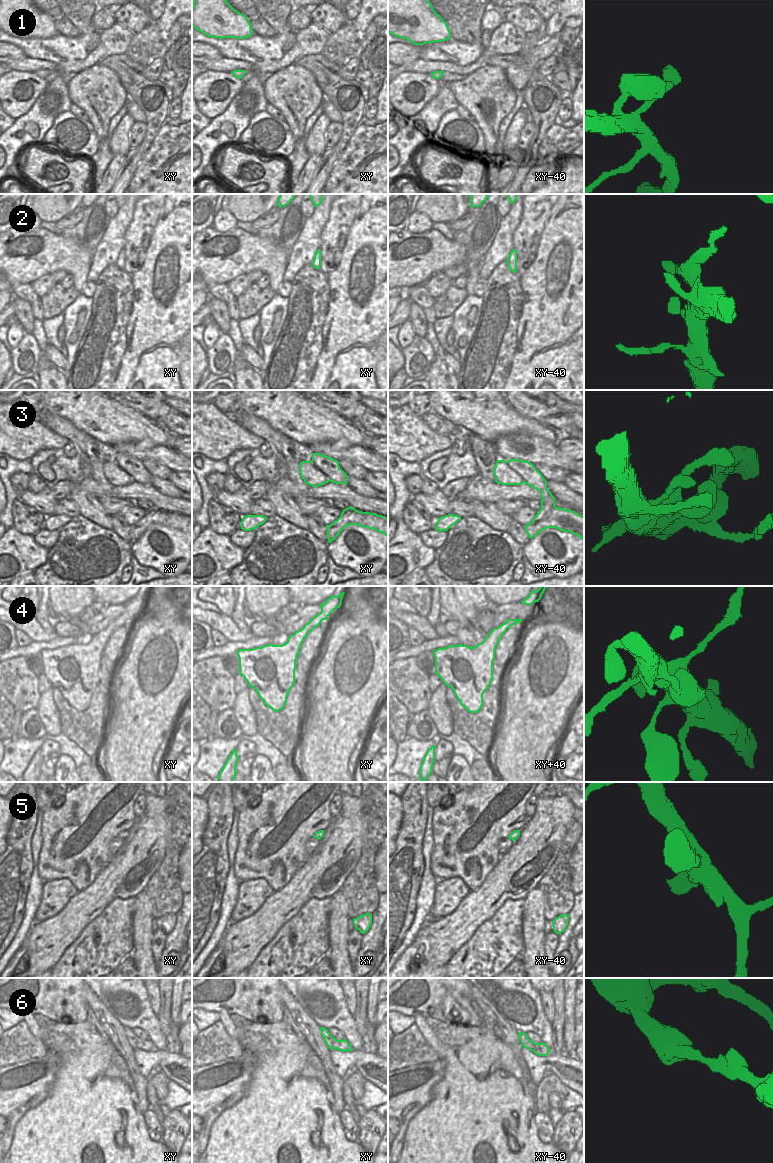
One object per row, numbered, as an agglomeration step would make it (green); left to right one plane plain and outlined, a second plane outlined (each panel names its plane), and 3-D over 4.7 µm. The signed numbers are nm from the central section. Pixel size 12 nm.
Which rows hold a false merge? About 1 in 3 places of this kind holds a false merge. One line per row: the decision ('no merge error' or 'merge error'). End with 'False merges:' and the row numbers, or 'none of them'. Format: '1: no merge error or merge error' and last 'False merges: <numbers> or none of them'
1: no merge error
2: merge error
3: no merge error
4: merge error
5: no merge error
6: no merge error
False merges: 2, 4

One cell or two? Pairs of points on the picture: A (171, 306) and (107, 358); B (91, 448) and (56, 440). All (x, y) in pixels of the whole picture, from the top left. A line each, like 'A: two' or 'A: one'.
A: two
B: two

